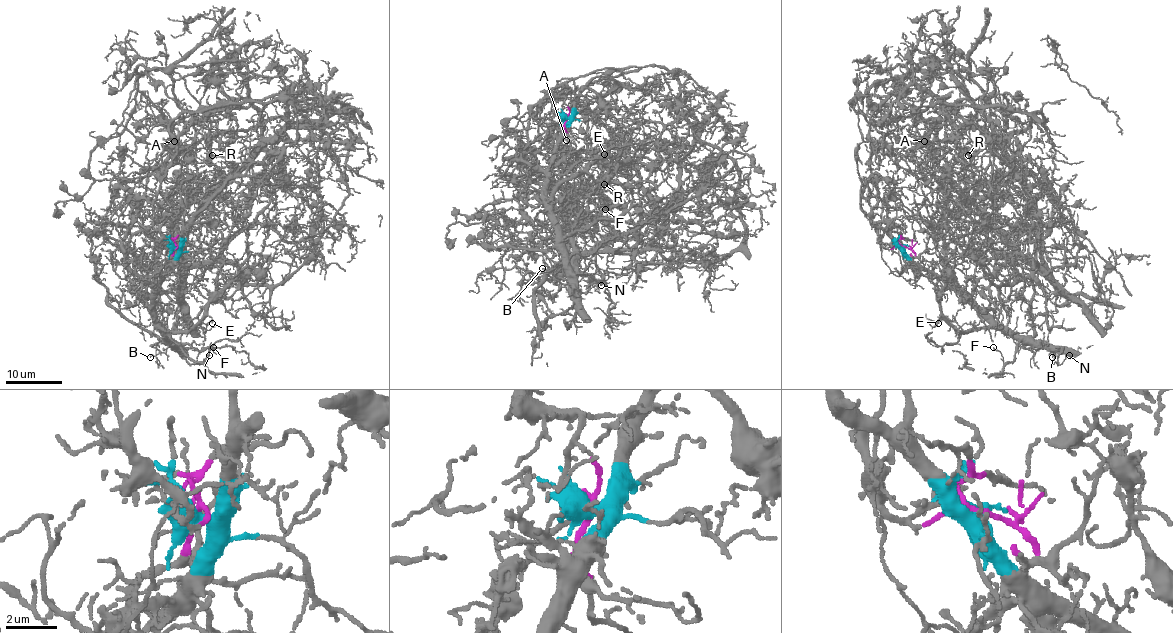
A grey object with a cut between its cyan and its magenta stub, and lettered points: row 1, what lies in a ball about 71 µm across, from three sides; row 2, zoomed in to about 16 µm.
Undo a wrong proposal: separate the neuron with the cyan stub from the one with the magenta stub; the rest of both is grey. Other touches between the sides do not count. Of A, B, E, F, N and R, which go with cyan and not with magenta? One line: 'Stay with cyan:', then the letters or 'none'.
Stay with cyan: B, E, F, N

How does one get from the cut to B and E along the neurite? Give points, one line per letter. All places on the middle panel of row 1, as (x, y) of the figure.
B: (566, 118), (569, 128), (557, 146), (547, 195), (547, 210), (559, 234), (563, 267), (549, 271), (542, 268)
E: (566, 118), (569, 128), (554, 156), (547, 183), (549, 204), (551, 193), (564, 180), (583, 173), (604, 153)

